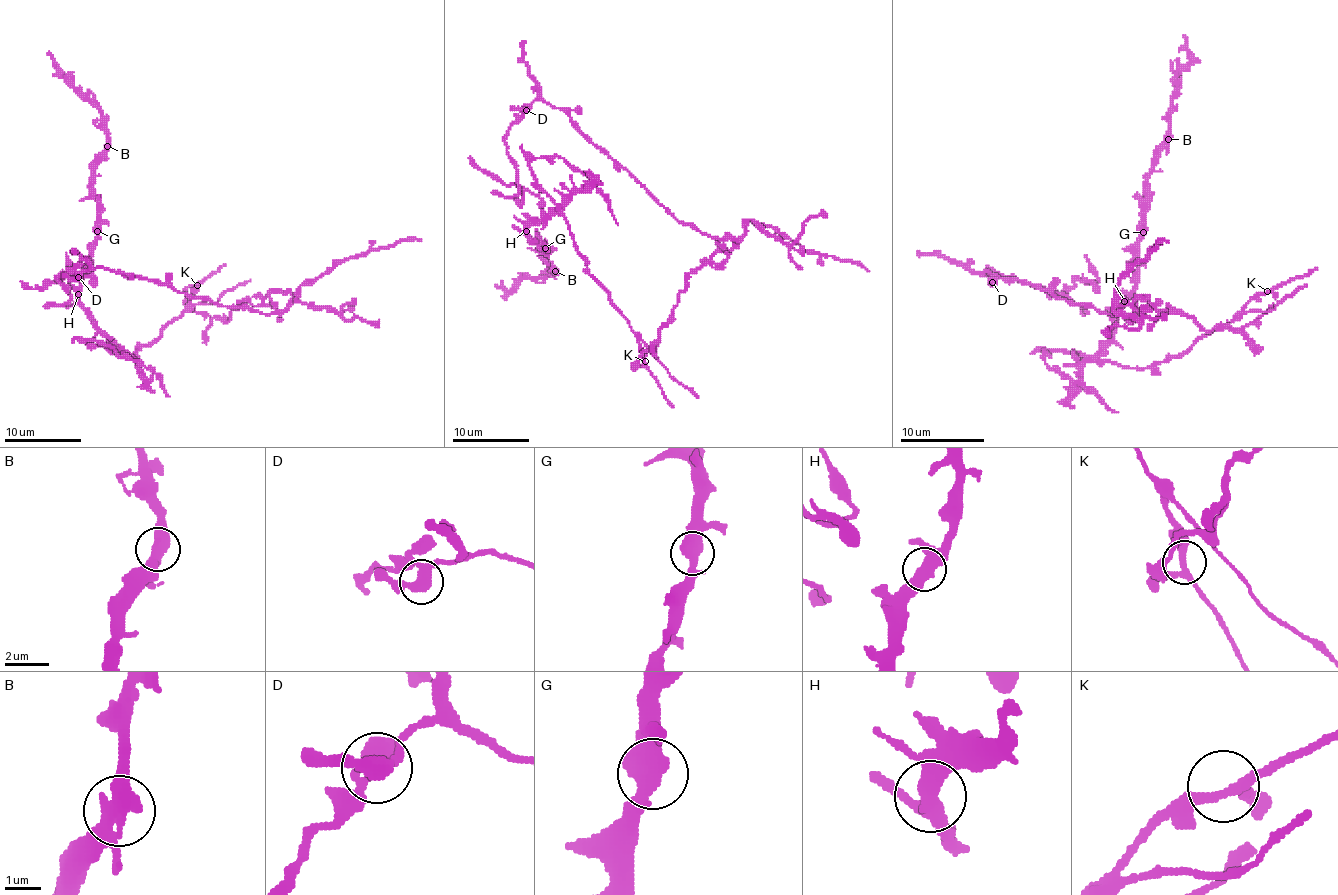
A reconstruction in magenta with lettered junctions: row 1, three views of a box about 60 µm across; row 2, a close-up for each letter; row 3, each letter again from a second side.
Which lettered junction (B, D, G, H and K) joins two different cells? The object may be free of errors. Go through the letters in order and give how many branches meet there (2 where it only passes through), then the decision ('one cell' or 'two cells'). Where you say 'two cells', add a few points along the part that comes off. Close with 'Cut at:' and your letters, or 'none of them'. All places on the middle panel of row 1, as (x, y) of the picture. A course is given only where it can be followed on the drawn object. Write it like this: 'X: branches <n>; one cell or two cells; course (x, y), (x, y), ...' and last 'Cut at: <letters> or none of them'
B: branches 3; one cell
D: branches 3; one cell
G: branches 3; one cell
H: branches 3; one cell
K: branches 3; one cell
Cut at: none of them

